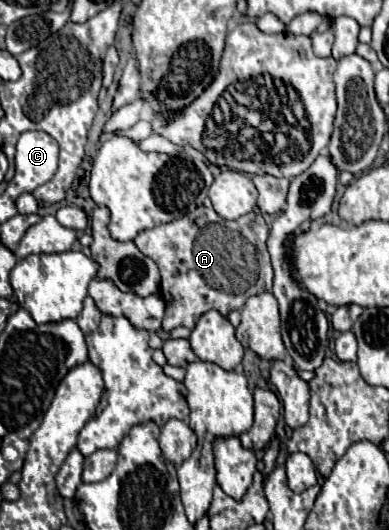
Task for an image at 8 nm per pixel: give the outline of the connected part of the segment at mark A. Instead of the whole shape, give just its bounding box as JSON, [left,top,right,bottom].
[135,205,273,331]

